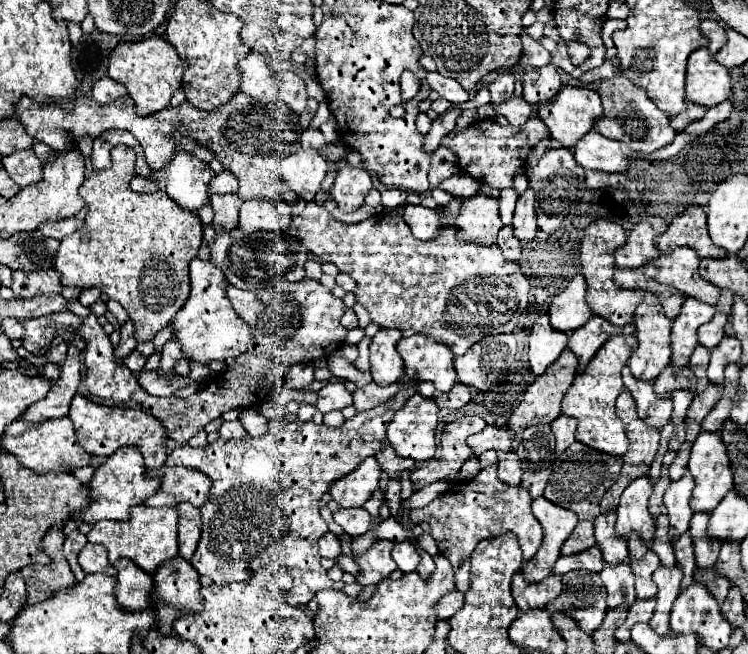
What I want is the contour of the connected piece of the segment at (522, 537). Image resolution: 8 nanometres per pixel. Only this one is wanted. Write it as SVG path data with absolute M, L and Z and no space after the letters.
M489 465L489 467L481 469L479 475L471 481L465 481L465 483L459 481L449 491L441 493L437 499L433 499L427 507L409 511L409 519L415 525L417 523L431 525L431 535L437 541L439 553L445 559L449 559L449 563L453 565L457 589L461 593L465 593L469 589L469 581L471 581L469 557L481 539L491 539L505 531L513 531L519 539L525 561L529 561L537 553L541 539L543 539L541 523L531 513L529 491L523 489L521 485L517 485L517 487L505 485L497 477L497 465Z

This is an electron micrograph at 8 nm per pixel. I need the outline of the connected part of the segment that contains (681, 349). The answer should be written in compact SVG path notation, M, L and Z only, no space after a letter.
M693 297L685 299L681 313L673 321L673 333L671 333L673 343L671 361L675 363L675 369L689 363L689 357L697 347L697 329L699 325L707 323L713 317L713 313L715 307L705 305L703 301L697 301Z

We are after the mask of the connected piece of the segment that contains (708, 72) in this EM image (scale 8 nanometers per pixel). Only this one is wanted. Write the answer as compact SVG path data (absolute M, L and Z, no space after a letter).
M701 47L689 55L687 61L687 101L713 107L731 97L731 75L719 65L713 55Z

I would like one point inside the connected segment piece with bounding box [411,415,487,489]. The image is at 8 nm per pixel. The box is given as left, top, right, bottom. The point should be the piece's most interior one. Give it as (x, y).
(454, 451)

